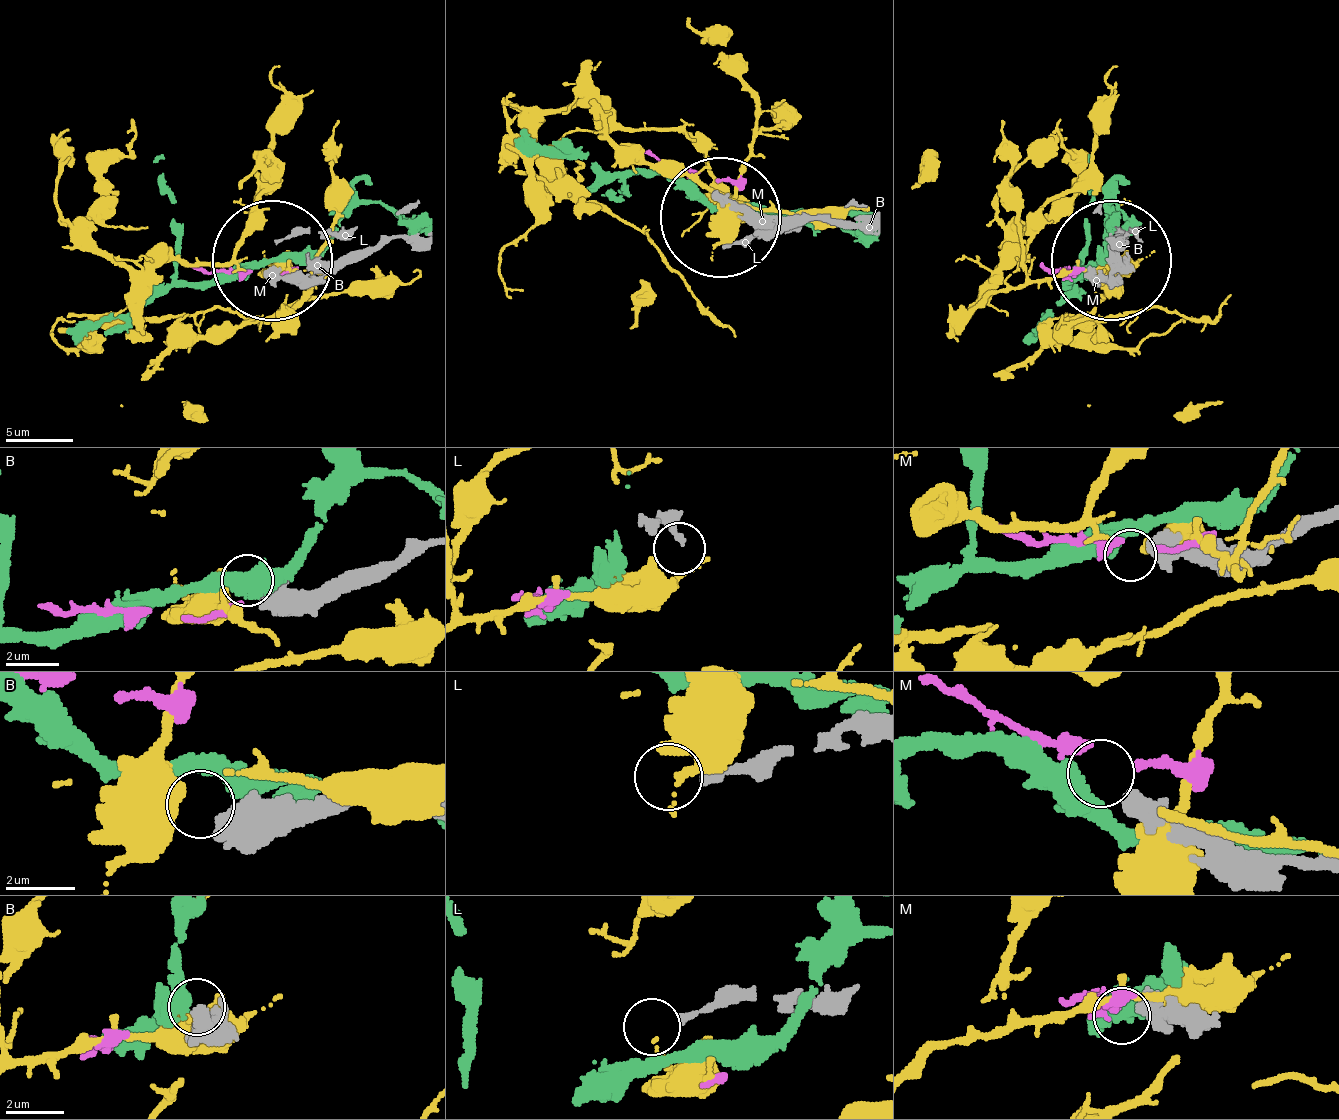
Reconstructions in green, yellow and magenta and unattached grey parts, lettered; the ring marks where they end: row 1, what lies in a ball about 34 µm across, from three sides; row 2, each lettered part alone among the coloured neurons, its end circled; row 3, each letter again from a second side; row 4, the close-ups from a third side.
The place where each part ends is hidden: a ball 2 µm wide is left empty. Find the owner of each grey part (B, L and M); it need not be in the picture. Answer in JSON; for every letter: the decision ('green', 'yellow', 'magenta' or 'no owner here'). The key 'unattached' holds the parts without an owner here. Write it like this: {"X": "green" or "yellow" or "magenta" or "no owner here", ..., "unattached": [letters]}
{"B": "no owner here", "L": "no owner here", "M": "no owner here", "unattached": ["B", "L", "M"]}

